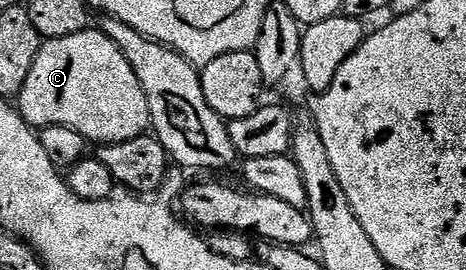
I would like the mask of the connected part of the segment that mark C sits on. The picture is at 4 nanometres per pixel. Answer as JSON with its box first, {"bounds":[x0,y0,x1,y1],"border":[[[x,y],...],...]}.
{"bounds":[16,29,150,144],"border":[[[87,29],[72,33],[72,37],[47,39],[38,51],[36,61],[32,61],[32,73],[24,81],[21,93],[16,96],[16,108],[29,127],[41,129],[48,125],[68,125],[76,129],[88,141],[95,144],[123,143],[147,134],[150,127],[148,97],[132,73],[132,65],[120,53],[120,49],[101,29]]]}

